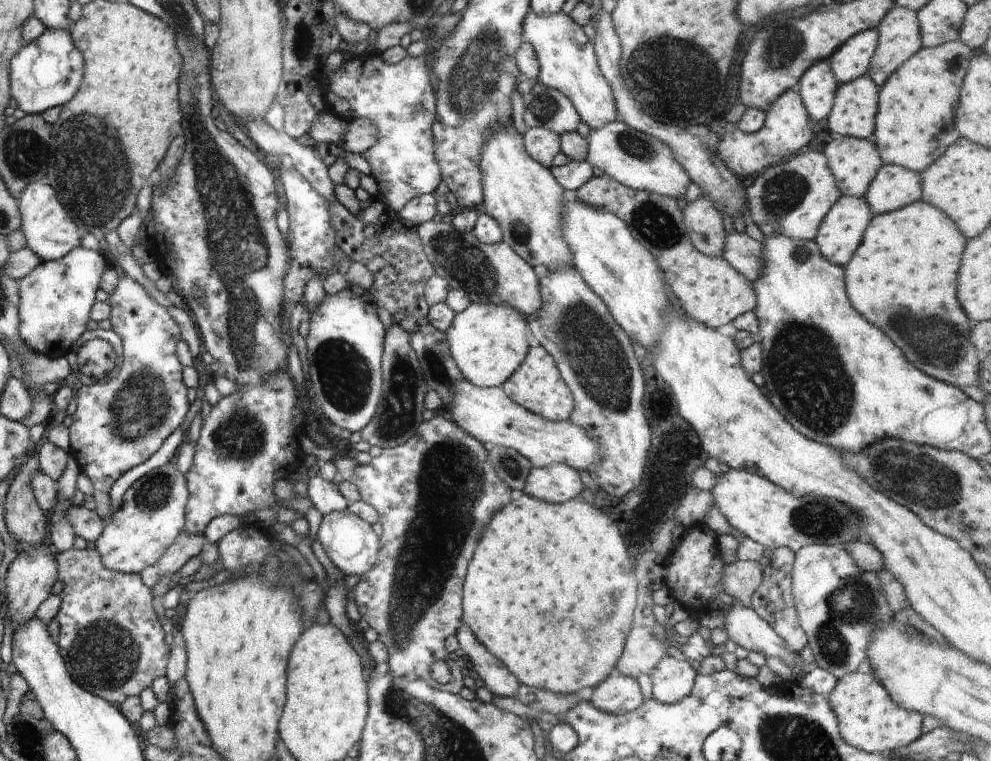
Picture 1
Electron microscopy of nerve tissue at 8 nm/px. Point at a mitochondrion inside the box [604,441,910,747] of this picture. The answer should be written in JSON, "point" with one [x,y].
{"point":[853,603]}

